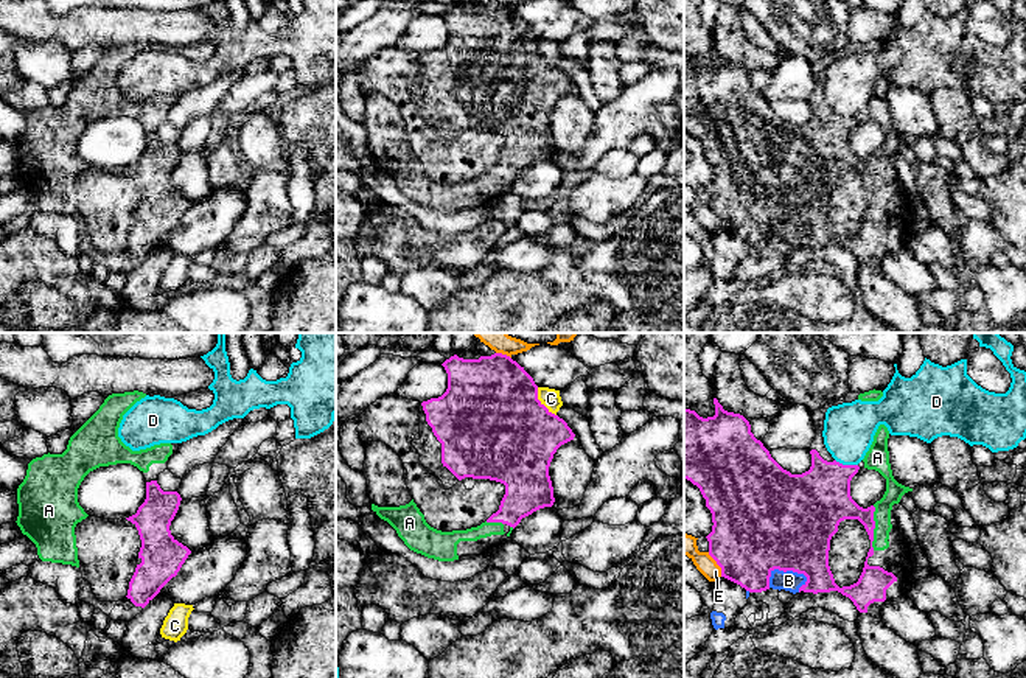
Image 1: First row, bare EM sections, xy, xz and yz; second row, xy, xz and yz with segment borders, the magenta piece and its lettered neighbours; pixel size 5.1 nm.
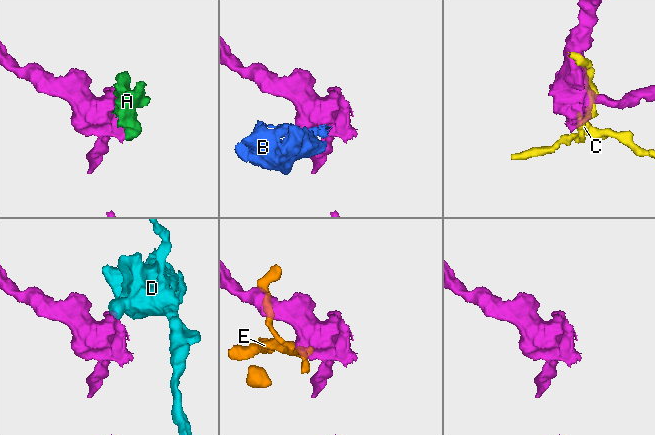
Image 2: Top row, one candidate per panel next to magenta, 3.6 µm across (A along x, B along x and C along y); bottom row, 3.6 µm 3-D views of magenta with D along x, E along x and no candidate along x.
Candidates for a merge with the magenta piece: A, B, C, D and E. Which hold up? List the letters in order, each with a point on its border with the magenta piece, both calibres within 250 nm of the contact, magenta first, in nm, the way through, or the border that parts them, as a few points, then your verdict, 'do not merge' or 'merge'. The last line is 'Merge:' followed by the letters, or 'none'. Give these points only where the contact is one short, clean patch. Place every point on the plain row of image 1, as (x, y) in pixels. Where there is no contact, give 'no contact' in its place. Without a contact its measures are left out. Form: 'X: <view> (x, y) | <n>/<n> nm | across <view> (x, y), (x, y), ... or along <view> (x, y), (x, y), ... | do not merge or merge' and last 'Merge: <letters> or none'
A: yz (874, 179) | 200/90 nm | merge
B: yz (782, 221) | 500/100 nm | do not merge
C: xz (540, 53) | 500/100 nm | do not merge
D: yz (846, 117) | 320/260 nm | along yz (835, 111), (843, 115), (857, 117) | do not merge
E: yz (717, 215) | 440/110 nm | do not merge
Merge: A

